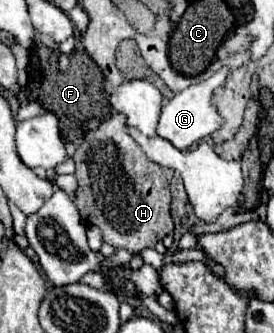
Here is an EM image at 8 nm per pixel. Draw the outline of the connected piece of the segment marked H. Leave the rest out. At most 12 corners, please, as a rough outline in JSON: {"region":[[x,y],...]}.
{"region":[[122,114],[72,158],[74,204],[138,254],[174,232],[170,180]]}

